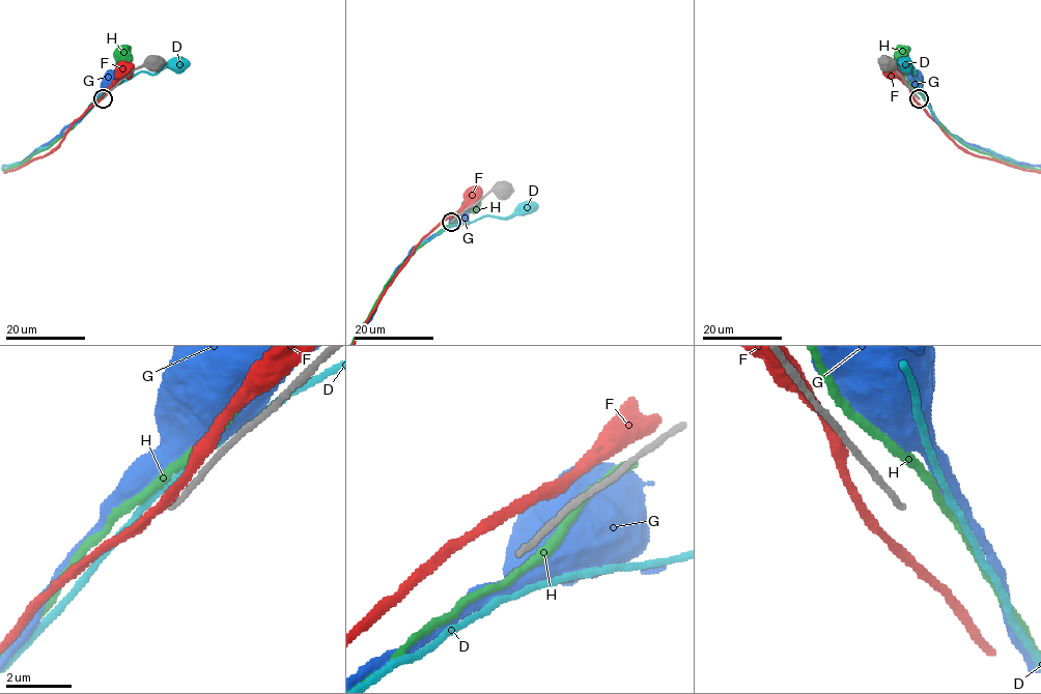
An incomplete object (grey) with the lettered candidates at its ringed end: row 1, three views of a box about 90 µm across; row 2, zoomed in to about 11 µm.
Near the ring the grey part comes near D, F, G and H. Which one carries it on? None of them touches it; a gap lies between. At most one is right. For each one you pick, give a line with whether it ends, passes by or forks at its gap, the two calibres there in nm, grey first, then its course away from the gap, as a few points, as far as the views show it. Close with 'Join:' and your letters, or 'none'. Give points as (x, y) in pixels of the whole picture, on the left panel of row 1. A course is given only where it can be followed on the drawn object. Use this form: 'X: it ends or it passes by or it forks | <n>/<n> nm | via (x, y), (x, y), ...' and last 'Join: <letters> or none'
Join: none

